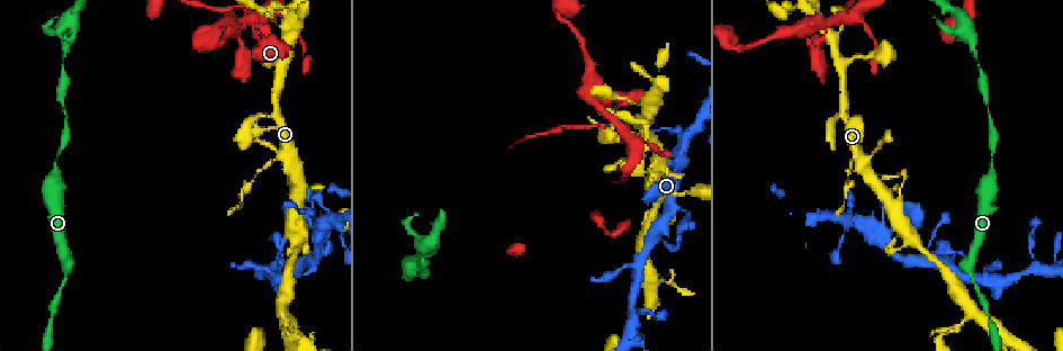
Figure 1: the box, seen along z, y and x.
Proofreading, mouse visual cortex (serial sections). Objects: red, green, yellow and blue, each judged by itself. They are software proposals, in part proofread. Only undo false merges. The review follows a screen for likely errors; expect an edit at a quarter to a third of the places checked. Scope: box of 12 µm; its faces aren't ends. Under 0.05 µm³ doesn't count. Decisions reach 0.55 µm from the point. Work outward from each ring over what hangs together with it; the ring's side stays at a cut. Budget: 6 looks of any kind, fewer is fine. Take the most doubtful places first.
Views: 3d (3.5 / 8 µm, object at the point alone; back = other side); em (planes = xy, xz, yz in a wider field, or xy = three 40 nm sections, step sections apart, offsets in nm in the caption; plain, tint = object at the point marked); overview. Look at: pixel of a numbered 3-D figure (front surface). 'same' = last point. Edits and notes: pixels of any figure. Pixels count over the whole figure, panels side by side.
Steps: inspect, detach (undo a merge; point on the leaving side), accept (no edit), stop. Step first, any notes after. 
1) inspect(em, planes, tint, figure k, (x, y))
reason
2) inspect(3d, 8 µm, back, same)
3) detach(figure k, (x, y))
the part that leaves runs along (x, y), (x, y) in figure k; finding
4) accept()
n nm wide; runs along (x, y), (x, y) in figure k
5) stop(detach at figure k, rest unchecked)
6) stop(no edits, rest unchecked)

inspect(3d, 3.5 µm, back, figure 1, (885, 236))
side arm on a straight run

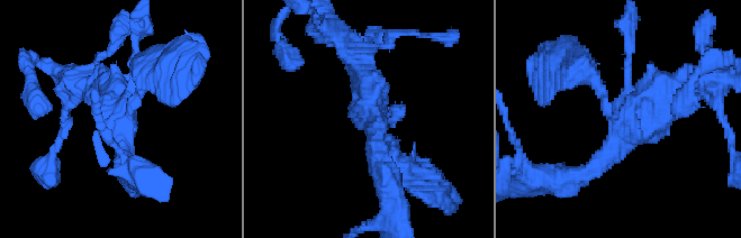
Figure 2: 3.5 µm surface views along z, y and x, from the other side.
inspect(em, xy, step 5, tint, figure 2, (373, 119))
shape alone is not enough

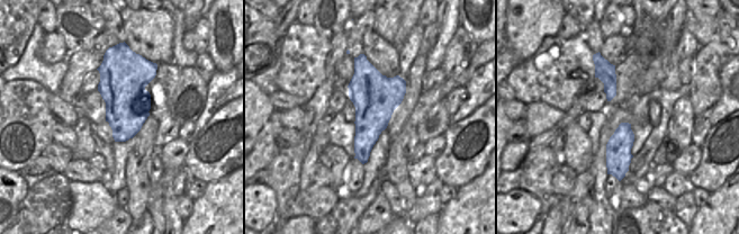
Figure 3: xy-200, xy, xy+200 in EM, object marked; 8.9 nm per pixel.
accept()
runs along (143, 71), (119, 122), (129, 174) in figure 2; all the same cell

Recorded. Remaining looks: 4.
inspect(3d, 3.5 µm, figure 1, (614, 119))
branch point

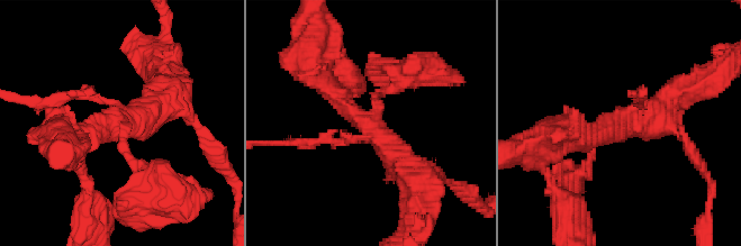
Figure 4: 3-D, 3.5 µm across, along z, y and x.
inspect(em, xy, step 3, tint, figure 4, (367, 127))
shape alone is not enough

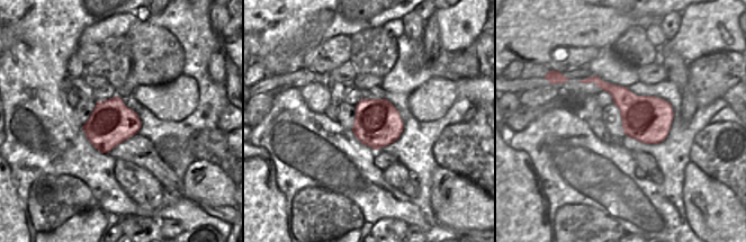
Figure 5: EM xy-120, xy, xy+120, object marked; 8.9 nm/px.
detach(figure 4, (65, 98))
arms of 150, 300, 400 nm; border along (611, 86), (603, 89) in figure 5; a second cell is stuck on

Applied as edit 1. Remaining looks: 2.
stop(detach at figure 4, rest unchecked)

